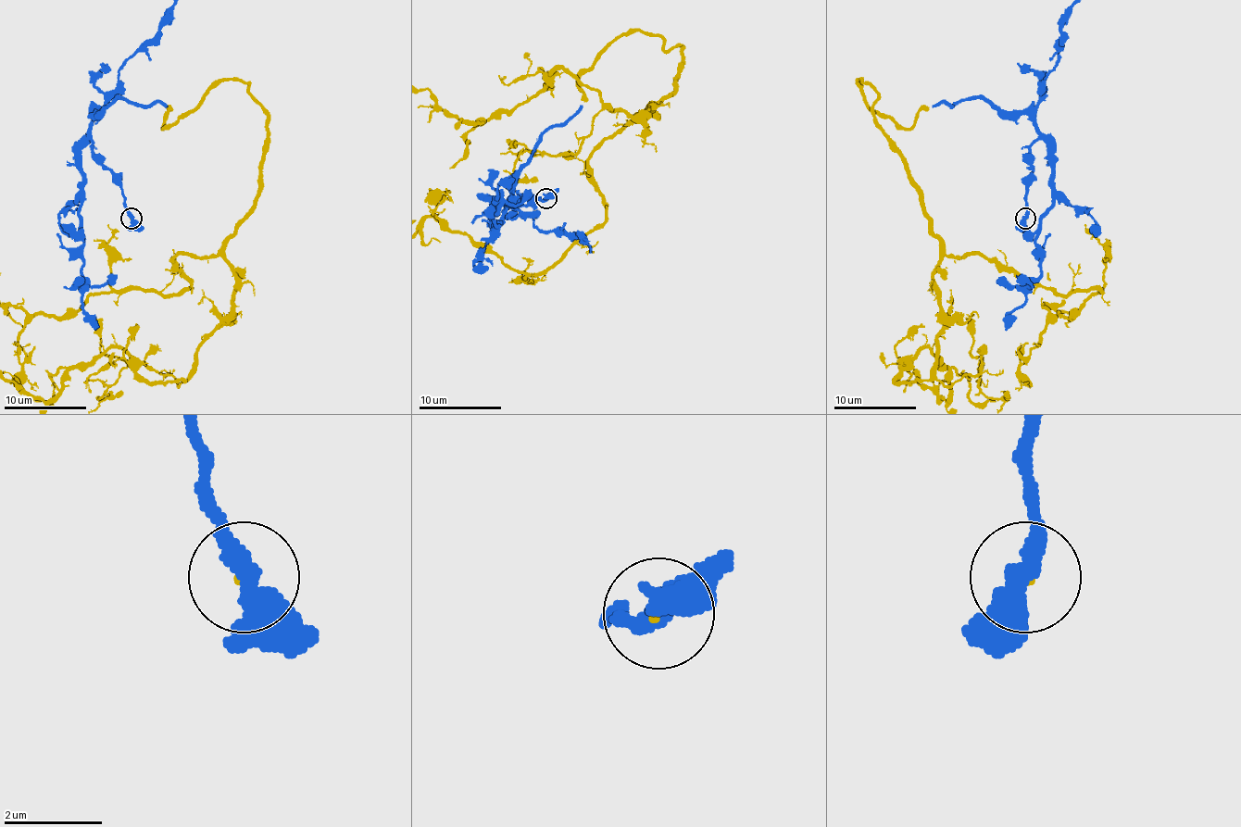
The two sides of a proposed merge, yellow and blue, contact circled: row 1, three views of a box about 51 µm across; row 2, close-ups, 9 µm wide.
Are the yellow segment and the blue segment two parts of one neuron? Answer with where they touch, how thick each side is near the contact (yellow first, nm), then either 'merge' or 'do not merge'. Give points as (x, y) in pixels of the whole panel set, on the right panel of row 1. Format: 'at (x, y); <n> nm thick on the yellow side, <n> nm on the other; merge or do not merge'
at (1025, 218); 70 nm thick on the yellow side, 440 nm on the other; merge

